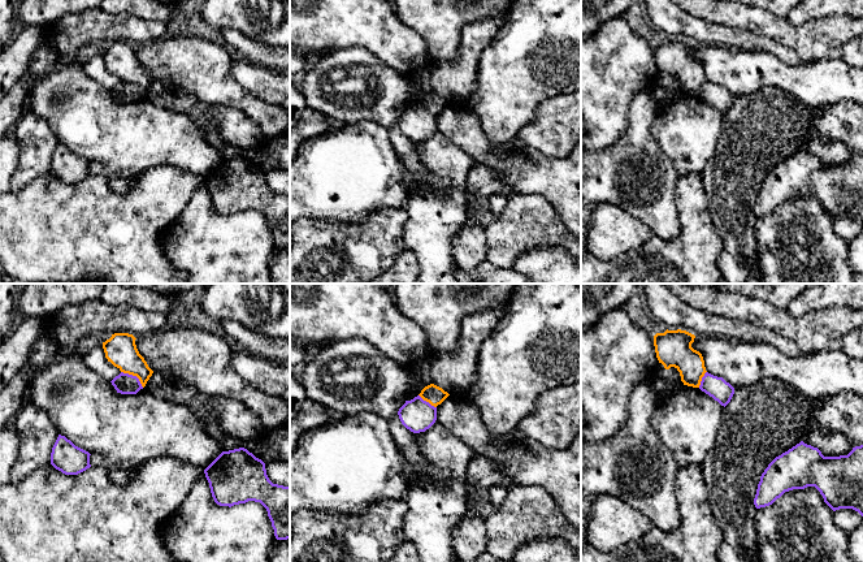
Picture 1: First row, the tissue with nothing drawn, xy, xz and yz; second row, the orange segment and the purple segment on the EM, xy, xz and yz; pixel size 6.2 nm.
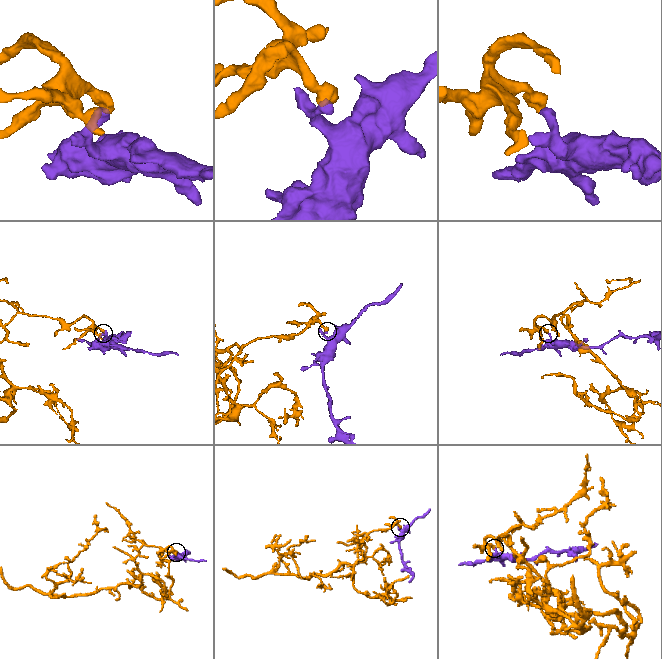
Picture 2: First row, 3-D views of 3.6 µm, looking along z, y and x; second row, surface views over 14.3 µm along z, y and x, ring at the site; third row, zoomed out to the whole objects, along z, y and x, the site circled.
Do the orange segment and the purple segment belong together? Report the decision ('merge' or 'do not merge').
do not merge

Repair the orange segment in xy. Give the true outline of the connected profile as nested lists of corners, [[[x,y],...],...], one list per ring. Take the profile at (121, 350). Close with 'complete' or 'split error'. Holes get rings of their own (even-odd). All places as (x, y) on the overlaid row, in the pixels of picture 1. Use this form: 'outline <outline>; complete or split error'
outline [[[114,333],[103,342],[105,358],[121,372],[136,376],[144,388],[153,371],[139,354],[135,337],[129,333]]]; complete

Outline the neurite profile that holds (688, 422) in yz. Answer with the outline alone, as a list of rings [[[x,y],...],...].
[[[685,385],[680,392],[659,399],[651,414],[651,427],[669,450],[678,468],[702,466],[708,451],[715,446],[723,410],[717,401],[699,388]]]

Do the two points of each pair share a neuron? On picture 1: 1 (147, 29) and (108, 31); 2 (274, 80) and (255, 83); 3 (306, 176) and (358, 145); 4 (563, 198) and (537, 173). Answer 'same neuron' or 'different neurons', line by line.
1: same neuron
2: same neuron
3: same neuron
4: same neuron

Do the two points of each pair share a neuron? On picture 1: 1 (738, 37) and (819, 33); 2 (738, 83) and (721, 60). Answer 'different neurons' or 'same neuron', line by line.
1: different neurons
2: same neuron

